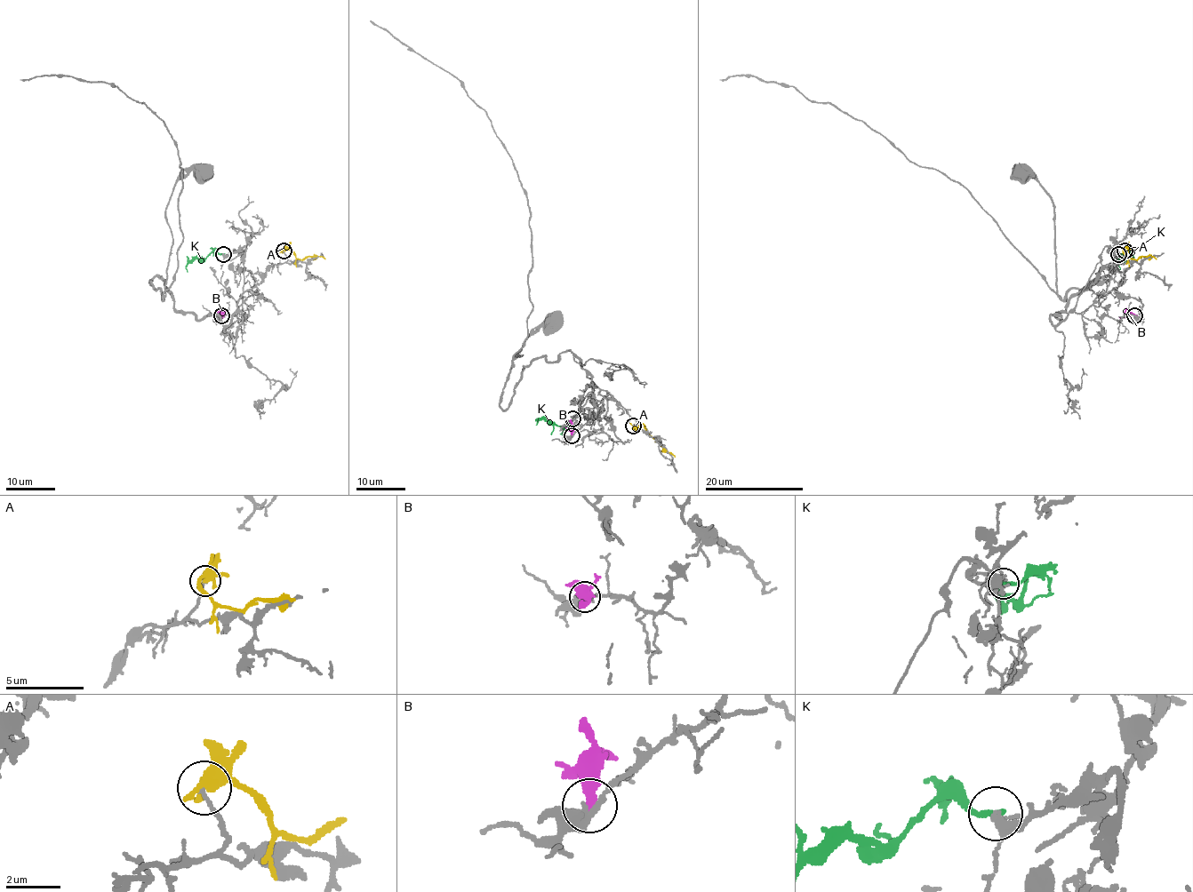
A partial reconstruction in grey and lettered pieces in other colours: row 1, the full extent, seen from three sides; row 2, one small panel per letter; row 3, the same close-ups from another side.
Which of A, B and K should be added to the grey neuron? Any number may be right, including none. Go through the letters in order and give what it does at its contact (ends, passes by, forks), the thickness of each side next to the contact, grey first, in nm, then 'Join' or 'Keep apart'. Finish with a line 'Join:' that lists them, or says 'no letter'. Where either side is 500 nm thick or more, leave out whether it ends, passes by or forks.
A: It forks there. Thickness 130 nm (grey) against 360 nm. Keep apart
B: It ends there. Thickness 300 nm (grey) against 440 nm. Keep apart
K: It ends there. Thickness 280 nm (grey) against 240 nm. Keep apart
Join: no letter

